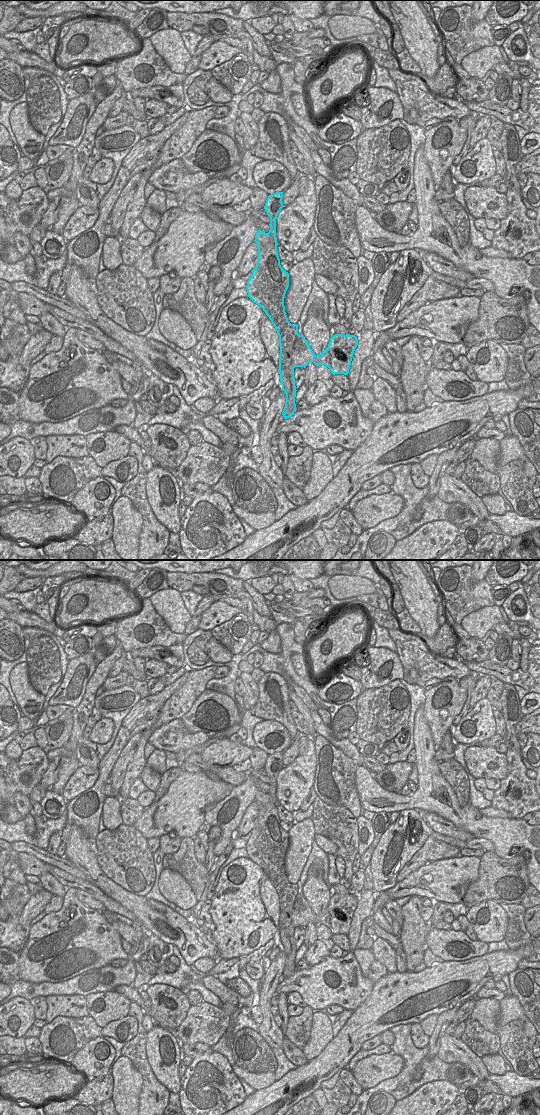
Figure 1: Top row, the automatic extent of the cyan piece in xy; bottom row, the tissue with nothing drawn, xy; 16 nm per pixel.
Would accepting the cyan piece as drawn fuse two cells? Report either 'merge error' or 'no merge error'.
merge error

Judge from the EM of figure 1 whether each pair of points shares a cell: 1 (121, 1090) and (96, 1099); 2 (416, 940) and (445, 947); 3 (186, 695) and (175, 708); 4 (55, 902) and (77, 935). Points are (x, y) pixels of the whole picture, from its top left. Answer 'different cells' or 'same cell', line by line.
1: different cells
2: different cells
3: same cell
4: different cells

